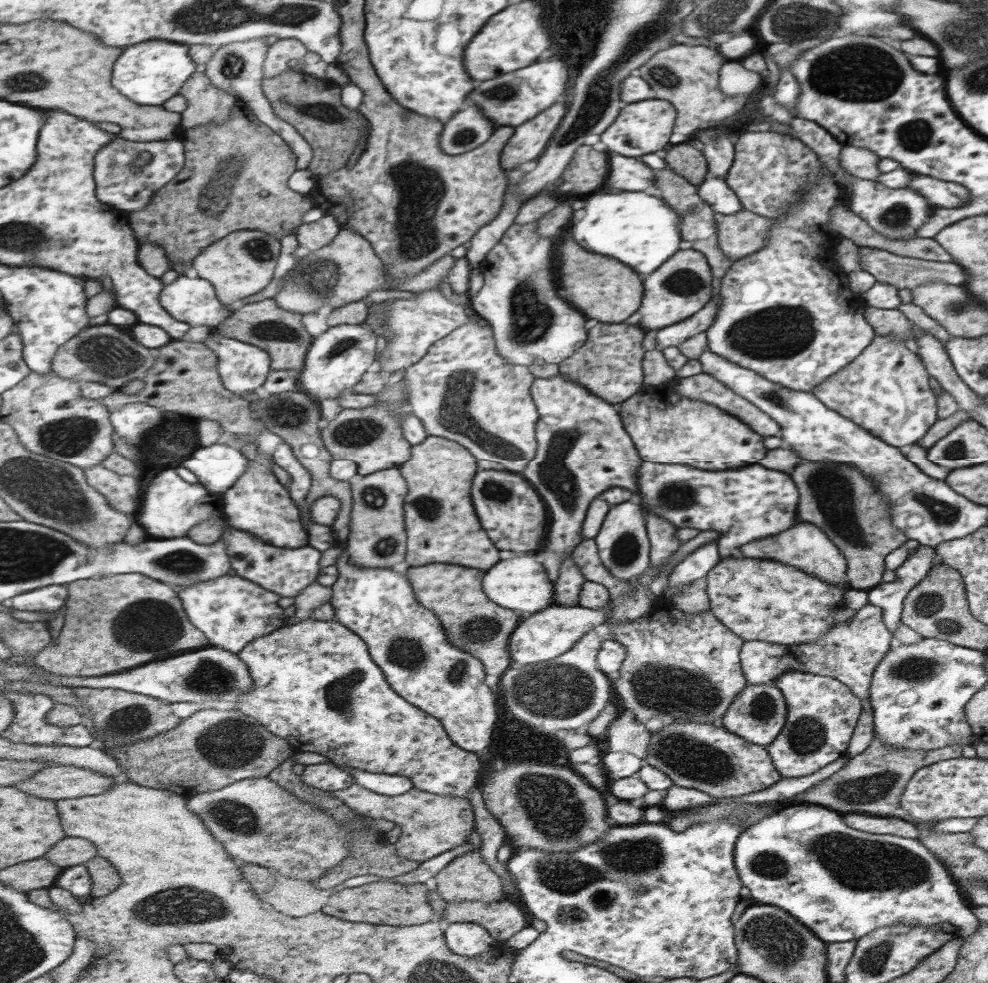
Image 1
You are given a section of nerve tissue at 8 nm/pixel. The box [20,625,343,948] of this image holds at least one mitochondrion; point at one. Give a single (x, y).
(182, 906)

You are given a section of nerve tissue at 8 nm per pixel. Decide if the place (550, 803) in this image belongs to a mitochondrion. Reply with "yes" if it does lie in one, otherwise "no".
yes

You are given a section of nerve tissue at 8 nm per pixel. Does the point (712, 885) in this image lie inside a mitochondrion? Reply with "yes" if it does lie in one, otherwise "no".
no

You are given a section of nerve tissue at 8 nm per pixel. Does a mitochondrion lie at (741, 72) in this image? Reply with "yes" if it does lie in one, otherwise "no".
no

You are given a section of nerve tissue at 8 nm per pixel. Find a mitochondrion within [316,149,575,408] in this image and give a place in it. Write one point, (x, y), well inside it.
(421, 188)

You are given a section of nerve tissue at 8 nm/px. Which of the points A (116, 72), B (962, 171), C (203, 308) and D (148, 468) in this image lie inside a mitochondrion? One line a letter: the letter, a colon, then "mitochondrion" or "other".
A: other
B: other
C: other
D: other

